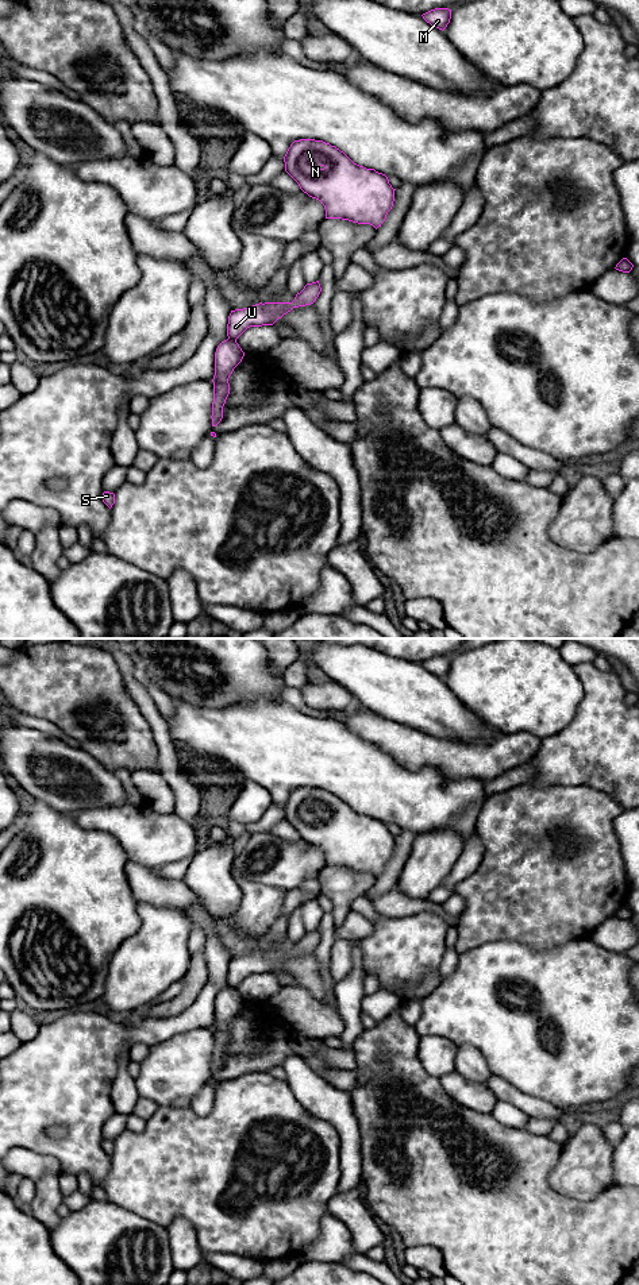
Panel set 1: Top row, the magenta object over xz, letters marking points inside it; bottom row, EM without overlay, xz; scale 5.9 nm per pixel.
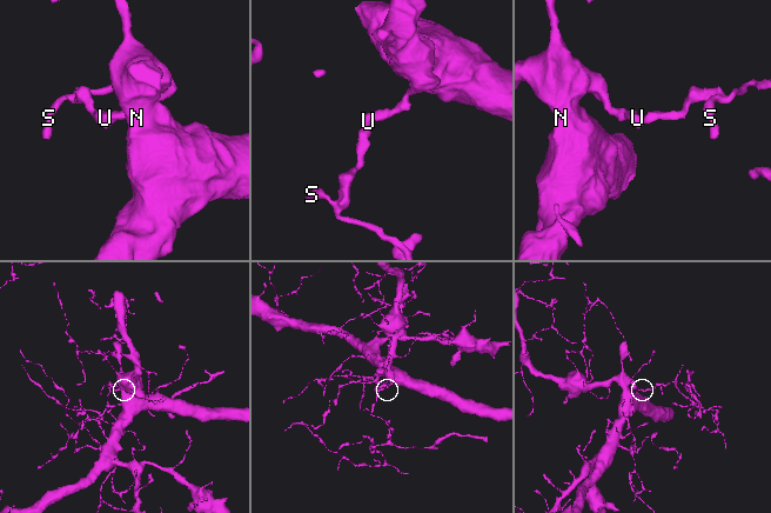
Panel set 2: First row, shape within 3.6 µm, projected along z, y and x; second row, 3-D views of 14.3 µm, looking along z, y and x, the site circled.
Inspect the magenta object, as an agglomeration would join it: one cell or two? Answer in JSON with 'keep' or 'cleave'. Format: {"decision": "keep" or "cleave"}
{"decision": "cleave"}

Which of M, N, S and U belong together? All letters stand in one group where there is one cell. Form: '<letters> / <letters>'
M N U / S

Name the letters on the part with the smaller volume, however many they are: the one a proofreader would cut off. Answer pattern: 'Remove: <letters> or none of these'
Remove: S

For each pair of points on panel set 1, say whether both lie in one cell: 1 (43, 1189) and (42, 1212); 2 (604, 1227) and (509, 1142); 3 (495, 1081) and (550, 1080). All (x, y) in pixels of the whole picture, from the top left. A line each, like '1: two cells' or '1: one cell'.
1: one cell
2: one cell
3: two cells

